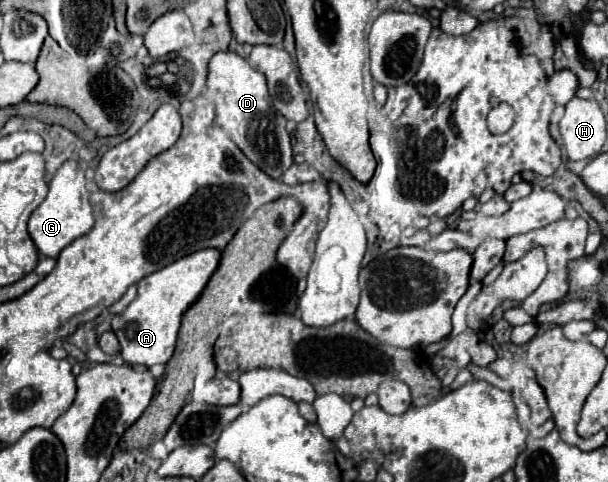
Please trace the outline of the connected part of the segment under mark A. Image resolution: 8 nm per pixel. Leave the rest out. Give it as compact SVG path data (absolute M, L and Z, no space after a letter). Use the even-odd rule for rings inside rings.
M206 248L148 274L138 282L136 300L112 320L112 332L120 342L120 356L126 364L150 368L154 364L166 364L172 358L182 316L208 284L218 266L218 260L220 250Z

